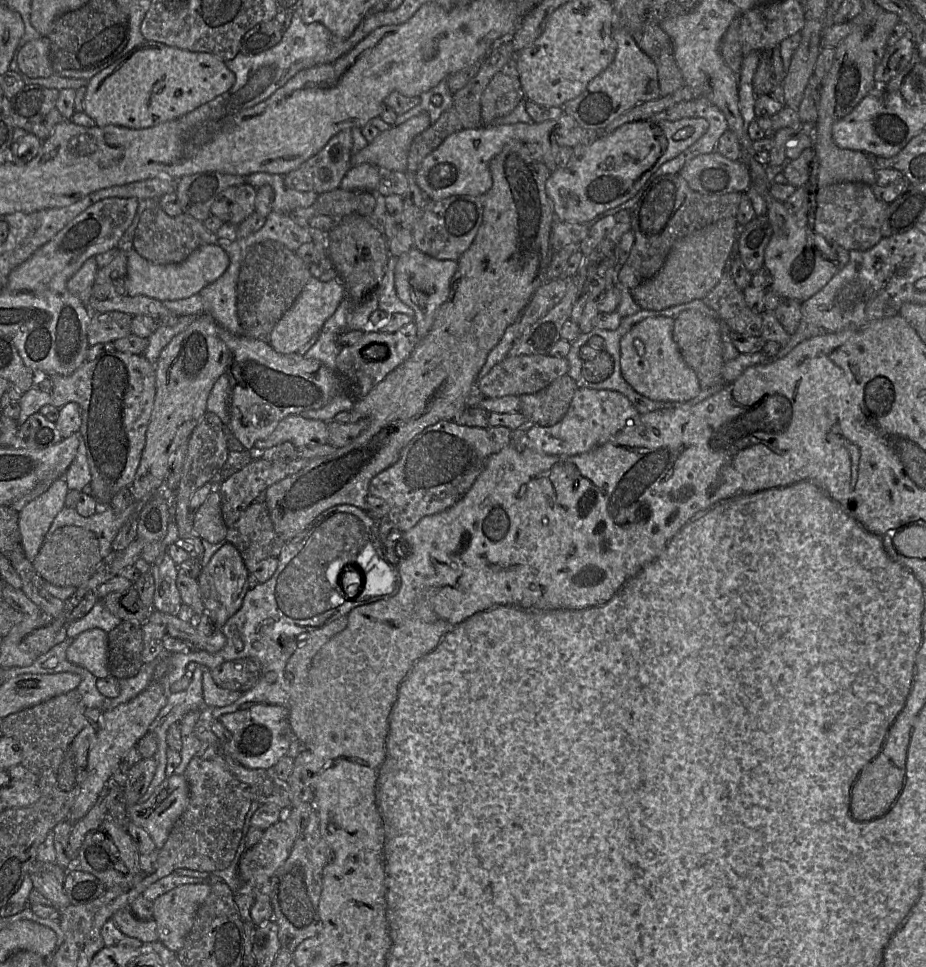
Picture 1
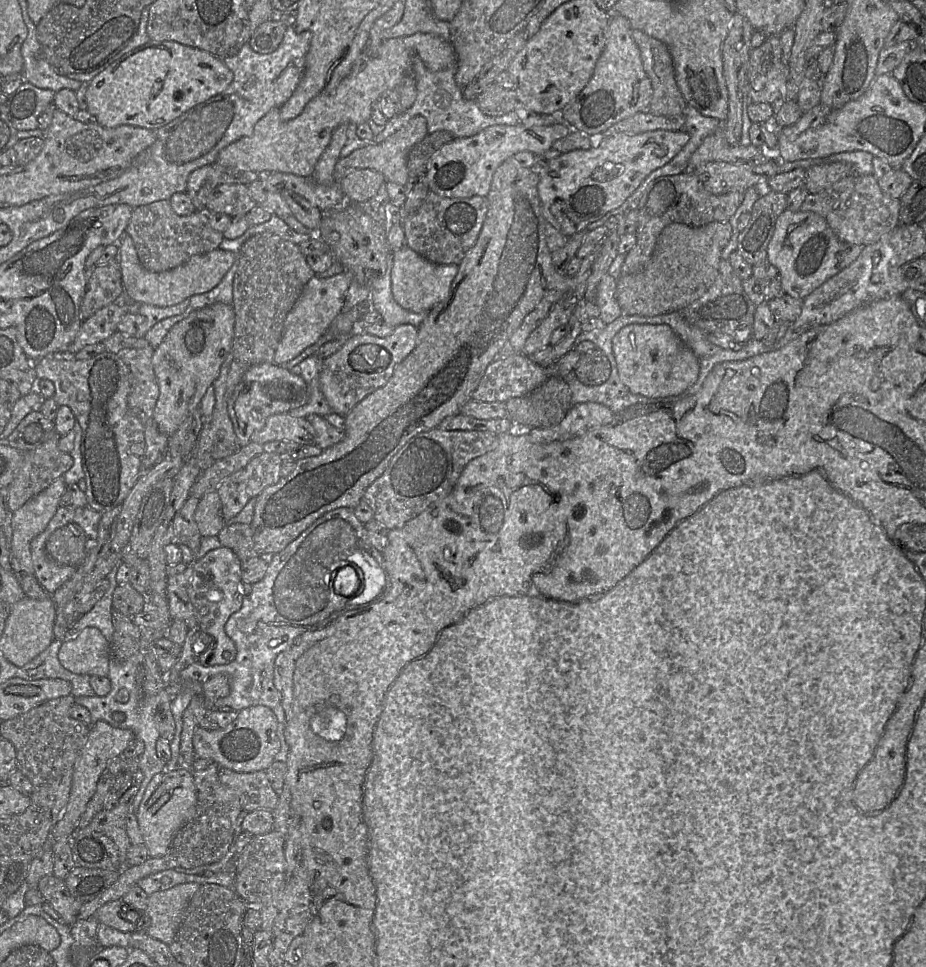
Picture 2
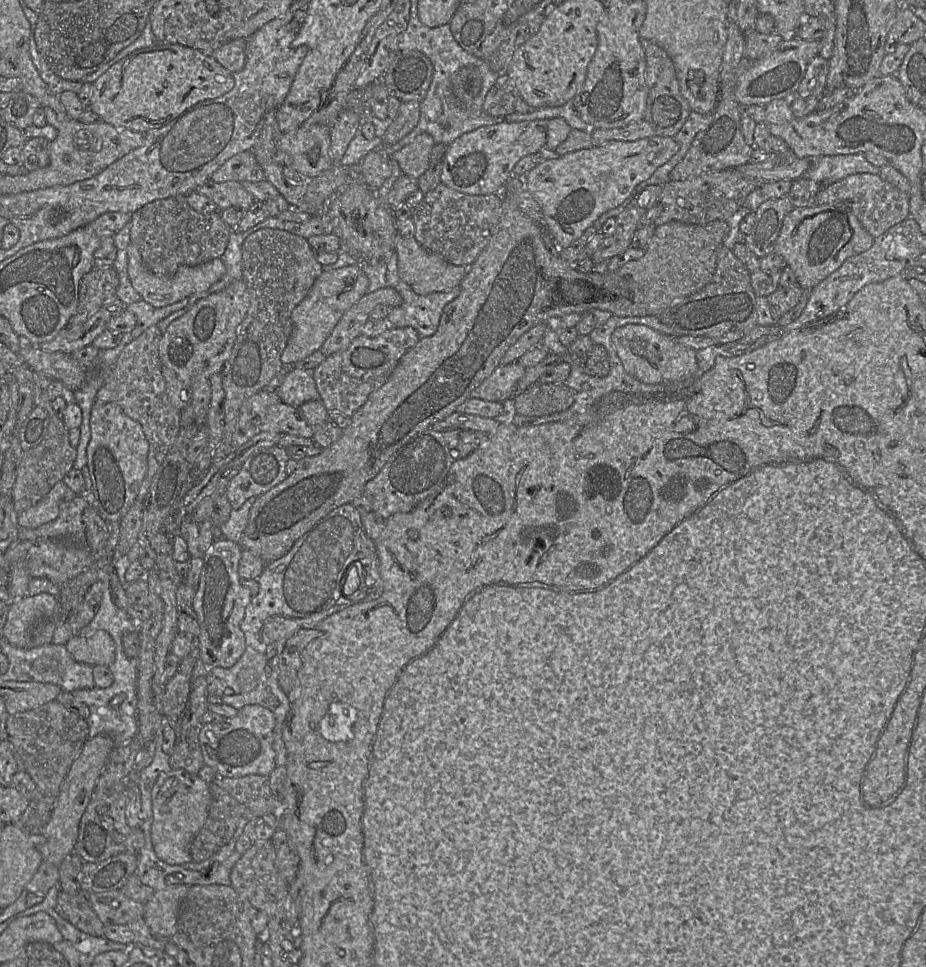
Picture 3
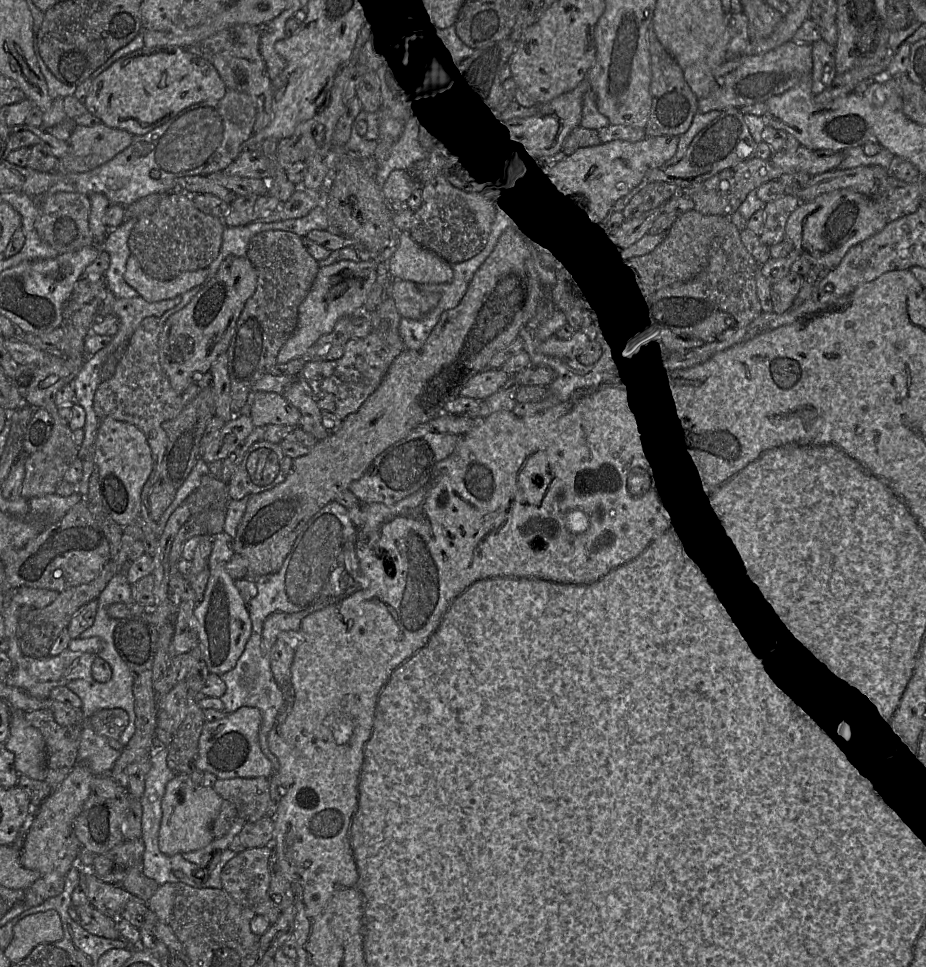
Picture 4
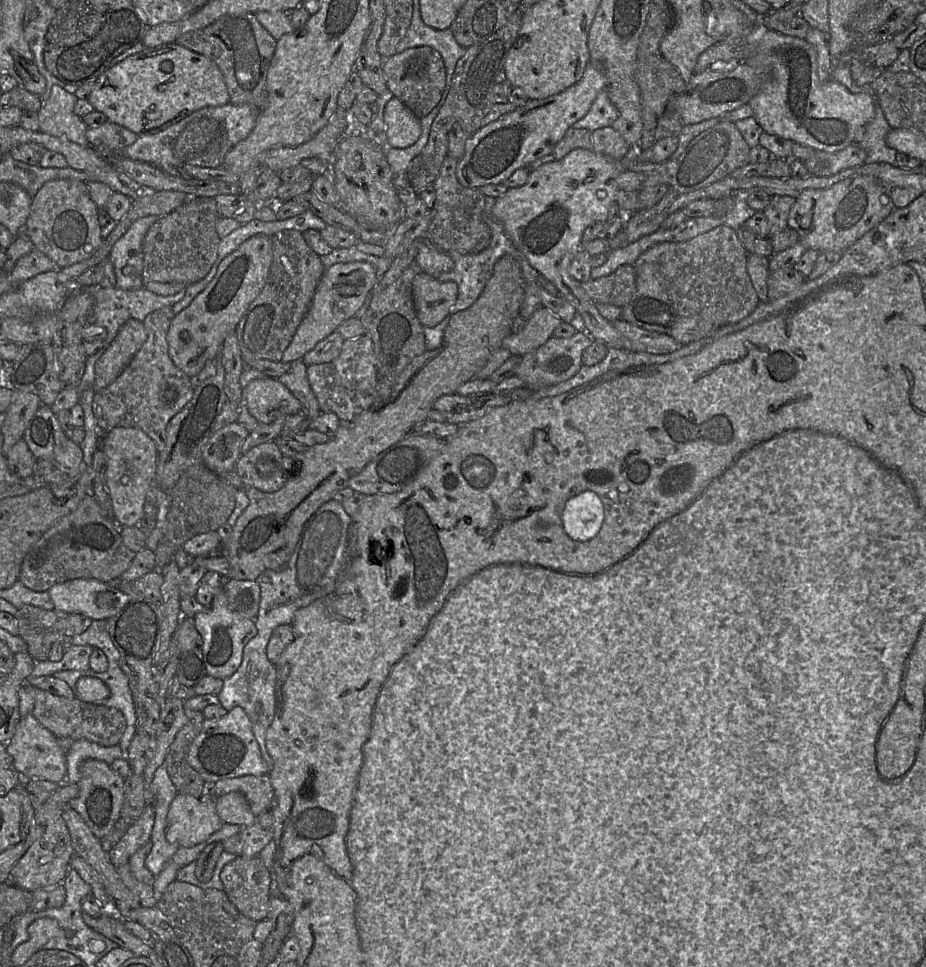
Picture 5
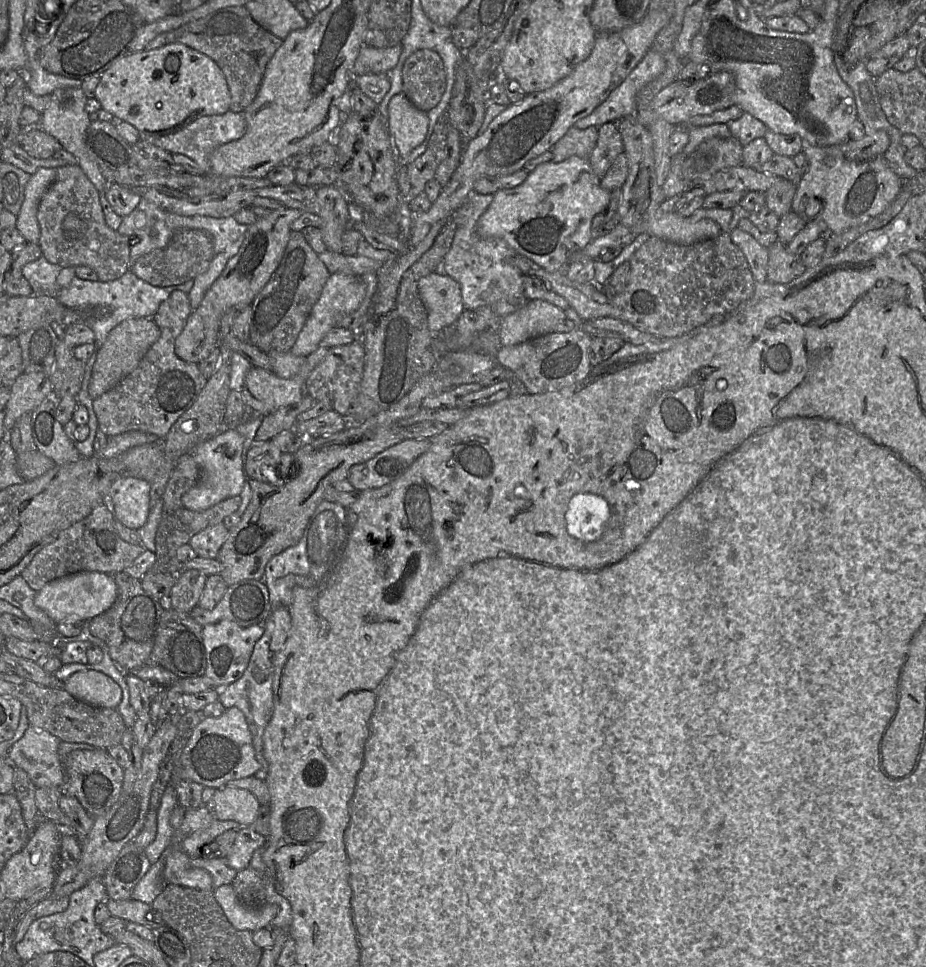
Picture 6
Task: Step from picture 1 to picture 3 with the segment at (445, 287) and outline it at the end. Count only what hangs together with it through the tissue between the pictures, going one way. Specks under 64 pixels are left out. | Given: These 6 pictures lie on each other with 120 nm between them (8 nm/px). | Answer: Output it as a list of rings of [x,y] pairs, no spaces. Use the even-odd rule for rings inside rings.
[[[397,235],[395,252],[400,278],[418,295],[451,291],[454,287],[460,285],[468,268],[448,263],[440,255],[423,248],[414,237],[405,238]]]

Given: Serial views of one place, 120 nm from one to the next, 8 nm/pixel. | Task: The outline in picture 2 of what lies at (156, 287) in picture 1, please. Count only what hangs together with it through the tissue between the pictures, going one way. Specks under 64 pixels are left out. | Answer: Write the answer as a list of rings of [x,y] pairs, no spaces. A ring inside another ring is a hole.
[[[124,231],[120,247],[120,266],[124,290],[135,302],[167,307],[181,303],[193,295],[215,288],[230,270],[237,256],[221,248],[192,256],[186,263],[164,272],[151,272],[140,262],[132,237]]]

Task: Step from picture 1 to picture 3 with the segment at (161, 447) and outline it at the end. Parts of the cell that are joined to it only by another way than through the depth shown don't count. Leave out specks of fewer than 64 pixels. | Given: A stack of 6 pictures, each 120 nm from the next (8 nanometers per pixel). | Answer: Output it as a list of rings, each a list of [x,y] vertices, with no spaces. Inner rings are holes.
[[[235,280],[225,289],[196,302],[163,333],[159,343],[161,372],[168,399],[177,410],[182,411],[190,403],[197,384],[209,381],[213,374],[222,371],[249,305],[250,296],[244,280]]]

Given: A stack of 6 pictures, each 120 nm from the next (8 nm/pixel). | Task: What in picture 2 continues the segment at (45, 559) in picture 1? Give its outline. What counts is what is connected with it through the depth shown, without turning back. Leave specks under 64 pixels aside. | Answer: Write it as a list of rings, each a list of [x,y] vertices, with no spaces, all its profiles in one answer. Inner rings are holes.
[[[68,524],[50,535],[45,550],[52,561],[78,567],[87,556],[87,542],[87,536],[79,525]]]

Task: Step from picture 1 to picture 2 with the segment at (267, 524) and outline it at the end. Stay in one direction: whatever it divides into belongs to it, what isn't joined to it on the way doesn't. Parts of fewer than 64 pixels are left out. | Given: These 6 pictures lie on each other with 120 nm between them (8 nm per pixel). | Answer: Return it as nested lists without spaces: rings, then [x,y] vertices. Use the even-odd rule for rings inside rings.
[[[233,523],[223,528],[221,533],[218,535],[222,541],[223,546],[231,547],[235,553],[239,556],[242,561],[242,570],[243,563],[252,557],[257,557],[262,555],[262,550],[255,543],[254,540],[255,531],[251,524],[243,524],[243,523]]]

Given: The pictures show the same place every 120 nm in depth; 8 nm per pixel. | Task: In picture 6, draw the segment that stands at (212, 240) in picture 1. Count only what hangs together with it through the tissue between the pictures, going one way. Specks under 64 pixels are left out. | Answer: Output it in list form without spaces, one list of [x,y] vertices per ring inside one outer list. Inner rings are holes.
[[[197,229],[177,230],[164,249],[156,249],[140,256],[130,266],[130,271],[139,279],[154,287],[169,287],[194,280],[205,273],[215,253],[211,237]]]

